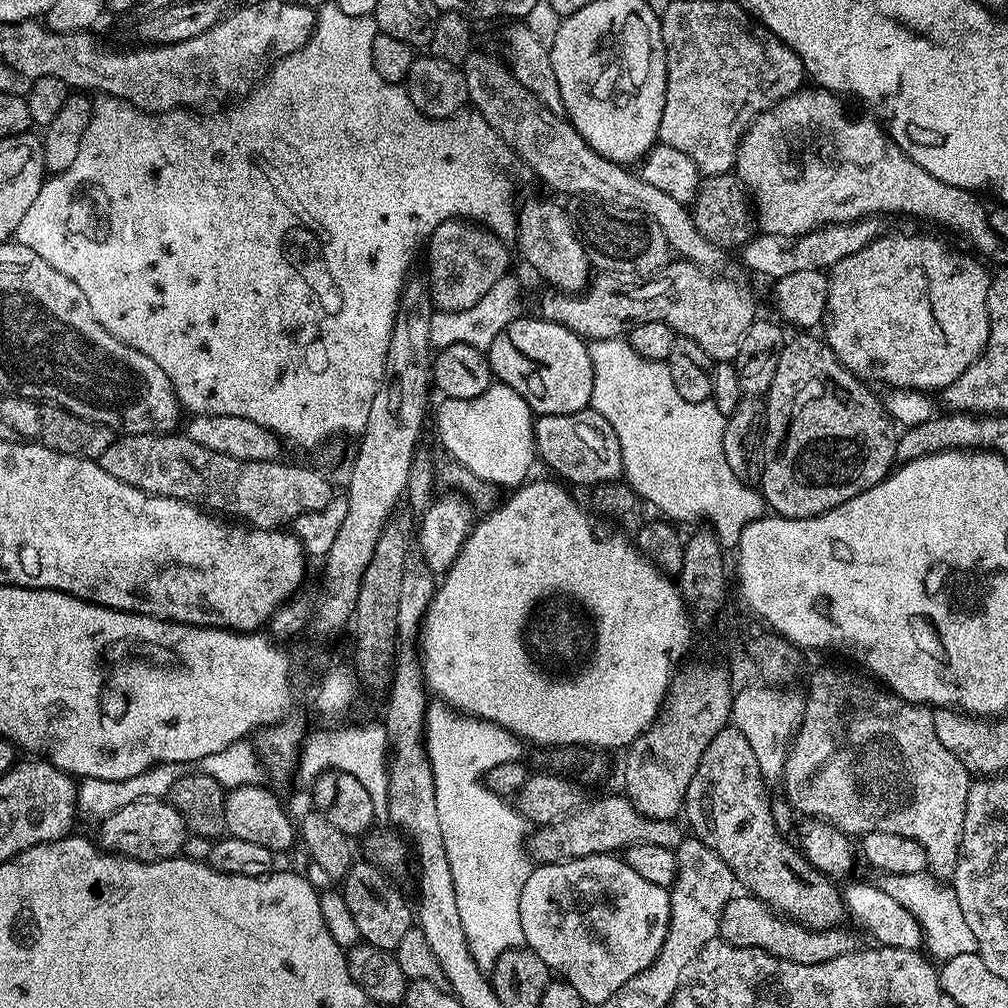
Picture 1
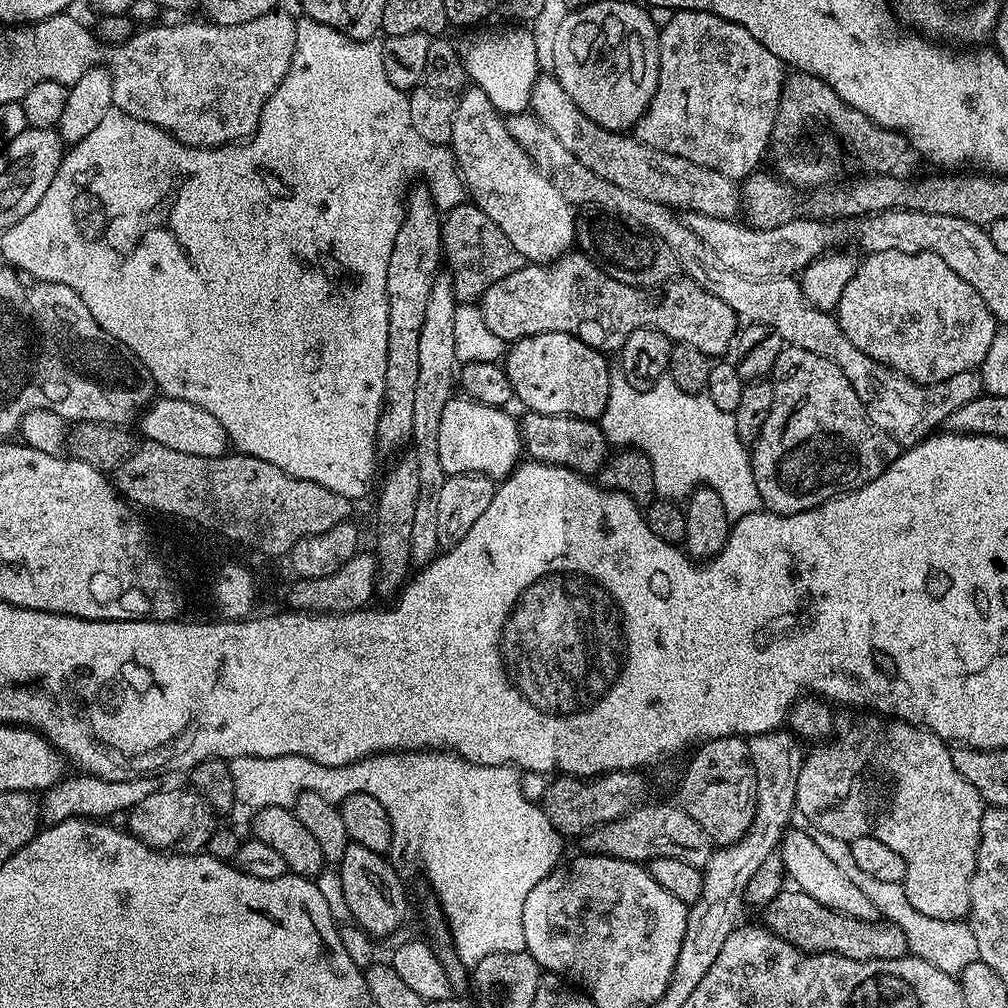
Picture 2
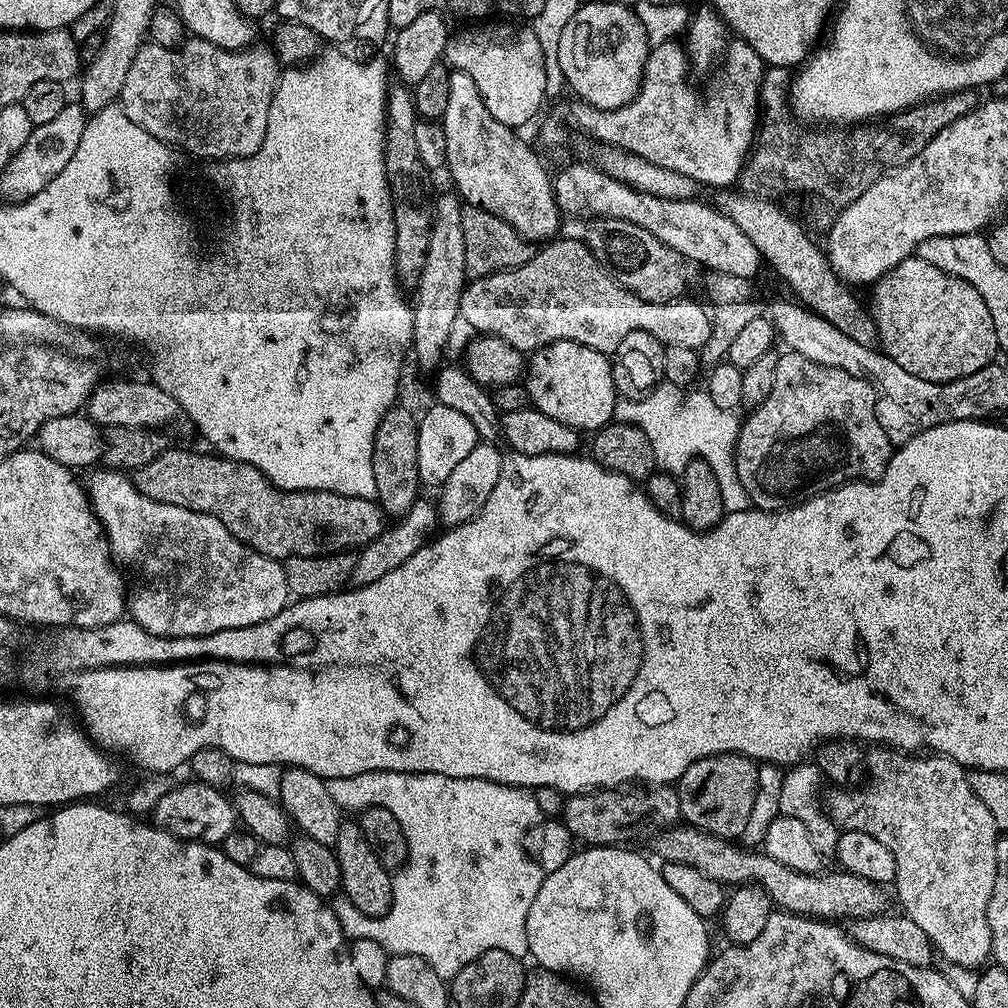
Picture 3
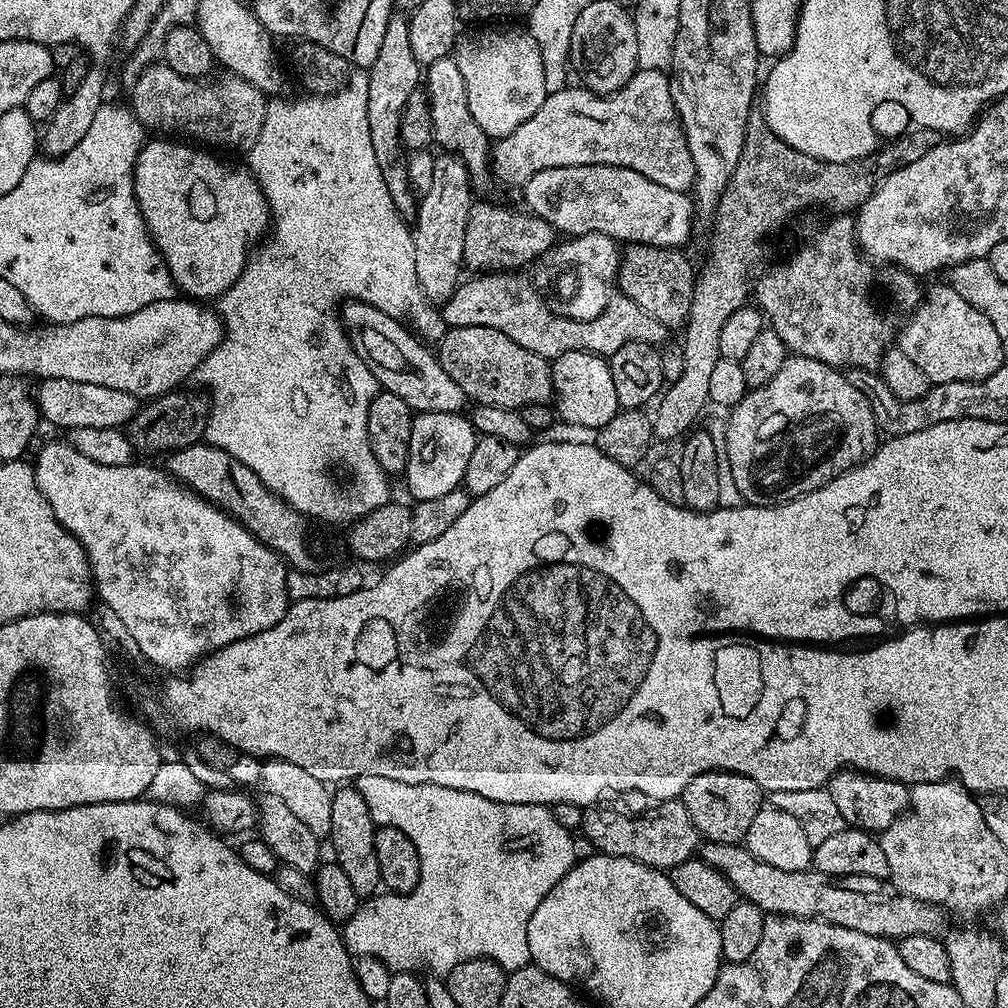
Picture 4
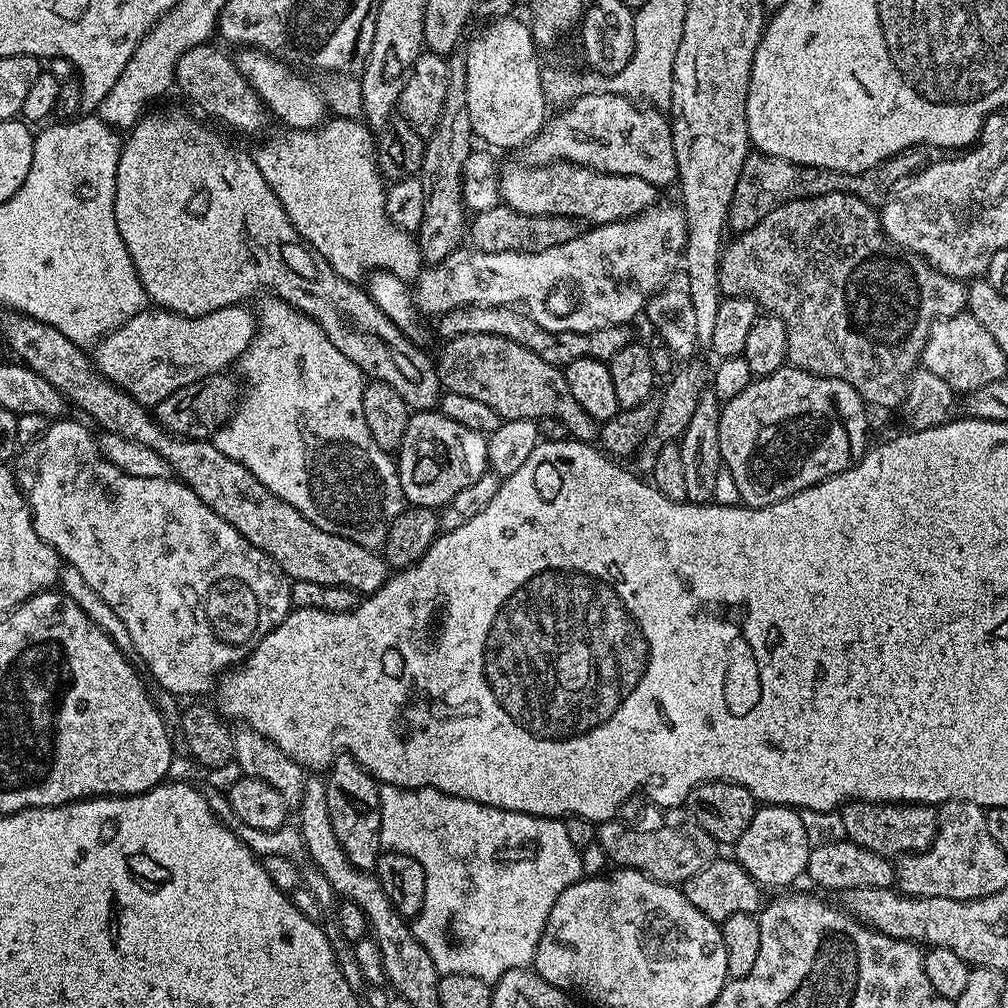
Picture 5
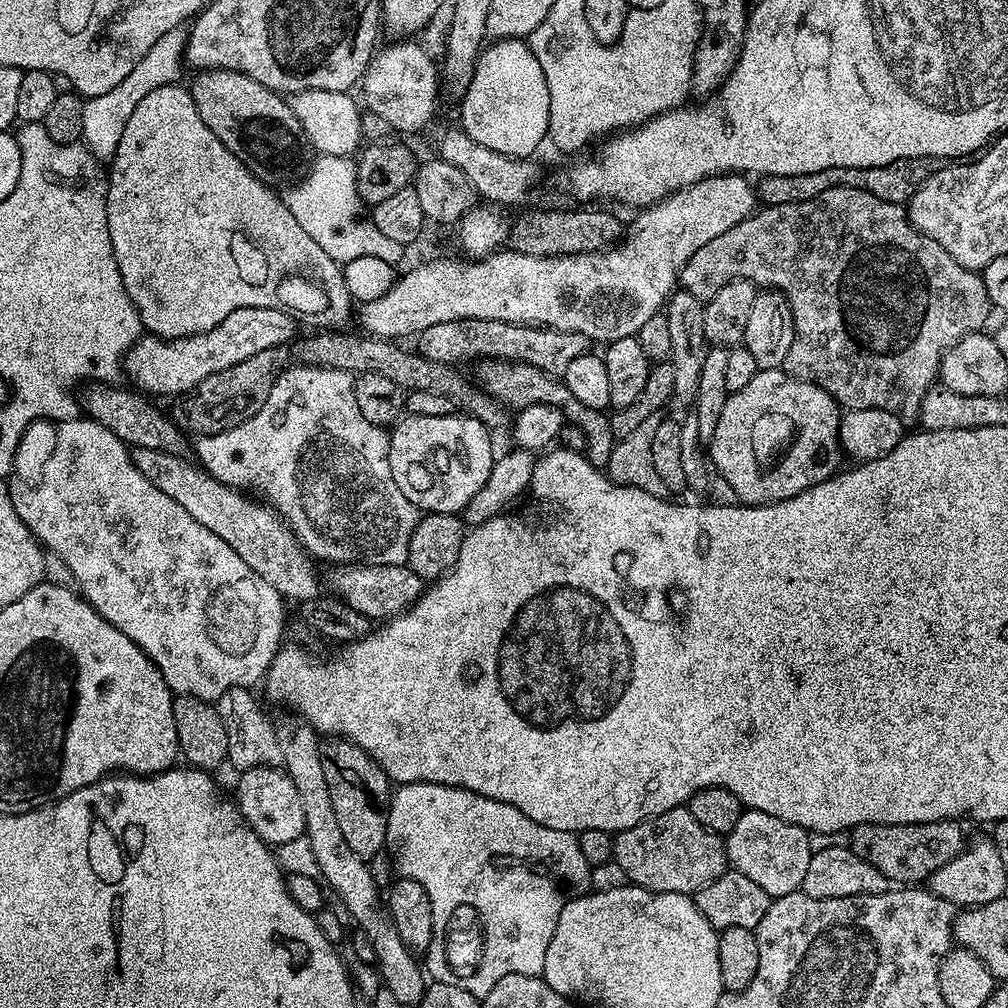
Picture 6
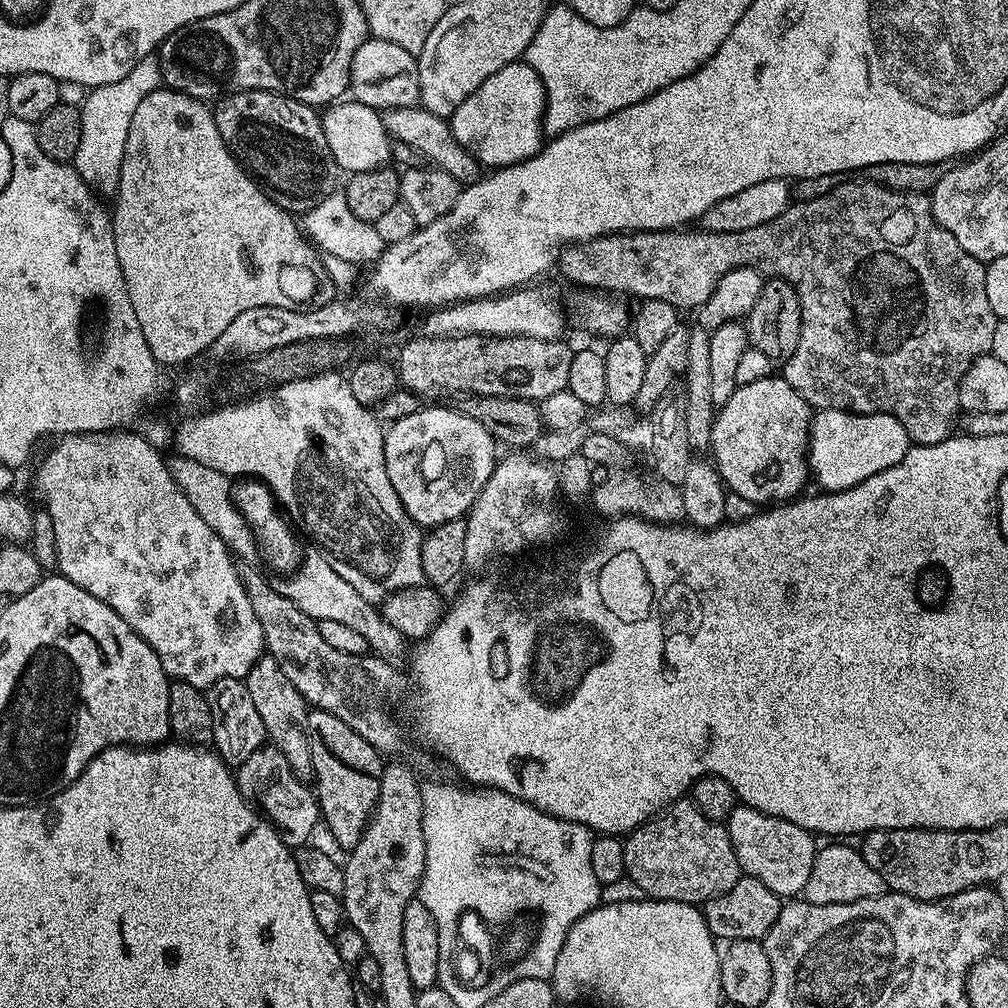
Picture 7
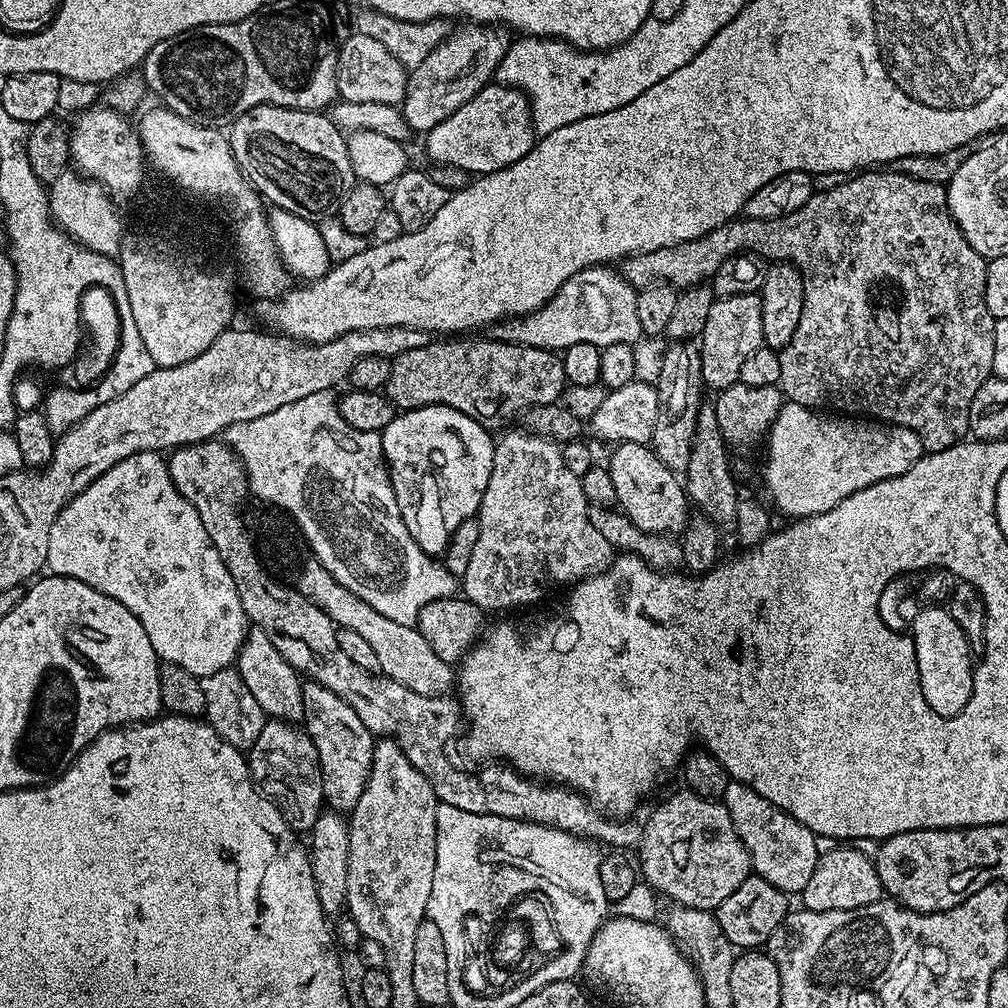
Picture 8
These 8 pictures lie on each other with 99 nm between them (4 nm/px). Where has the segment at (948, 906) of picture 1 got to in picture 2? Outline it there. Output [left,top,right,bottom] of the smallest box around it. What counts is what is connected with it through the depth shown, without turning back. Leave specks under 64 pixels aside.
[813,832,980,976]

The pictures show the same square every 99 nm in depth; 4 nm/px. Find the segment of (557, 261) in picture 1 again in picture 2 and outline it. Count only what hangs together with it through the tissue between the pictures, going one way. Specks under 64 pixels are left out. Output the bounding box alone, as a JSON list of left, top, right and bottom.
[450,86,576,264]

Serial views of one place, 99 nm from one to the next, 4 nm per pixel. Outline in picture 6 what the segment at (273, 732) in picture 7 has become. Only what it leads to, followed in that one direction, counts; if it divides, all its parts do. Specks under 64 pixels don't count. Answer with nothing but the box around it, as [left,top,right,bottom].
[276,718,426,1006]

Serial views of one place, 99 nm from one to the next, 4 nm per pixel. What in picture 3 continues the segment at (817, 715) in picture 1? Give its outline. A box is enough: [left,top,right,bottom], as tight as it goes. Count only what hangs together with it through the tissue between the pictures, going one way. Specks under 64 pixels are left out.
[826,746,998,970]

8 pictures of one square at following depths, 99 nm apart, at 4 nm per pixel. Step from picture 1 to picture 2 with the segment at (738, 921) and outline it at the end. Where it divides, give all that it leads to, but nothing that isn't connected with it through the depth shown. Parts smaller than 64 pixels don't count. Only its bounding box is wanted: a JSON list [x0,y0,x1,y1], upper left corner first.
[762,890,909,962]

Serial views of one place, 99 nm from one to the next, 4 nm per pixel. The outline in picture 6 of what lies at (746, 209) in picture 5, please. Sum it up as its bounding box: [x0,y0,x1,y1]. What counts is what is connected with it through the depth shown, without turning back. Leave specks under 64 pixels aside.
[758,156,946,205]

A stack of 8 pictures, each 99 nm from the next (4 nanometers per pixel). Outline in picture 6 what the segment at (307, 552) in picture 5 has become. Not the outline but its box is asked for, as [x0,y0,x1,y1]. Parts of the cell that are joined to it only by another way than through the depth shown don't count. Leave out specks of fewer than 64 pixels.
[82,382,426,622]

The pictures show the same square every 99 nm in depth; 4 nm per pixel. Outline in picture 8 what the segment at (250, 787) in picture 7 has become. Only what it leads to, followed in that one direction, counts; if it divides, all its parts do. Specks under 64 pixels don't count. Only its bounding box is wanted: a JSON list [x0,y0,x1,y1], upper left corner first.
[246,719,325,834]

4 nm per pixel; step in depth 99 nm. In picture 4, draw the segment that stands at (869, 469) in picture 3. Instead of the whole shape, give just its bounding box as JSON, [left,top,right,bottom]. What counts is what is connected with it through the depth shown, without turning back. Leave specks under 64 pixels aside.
[722,355,878,508]

